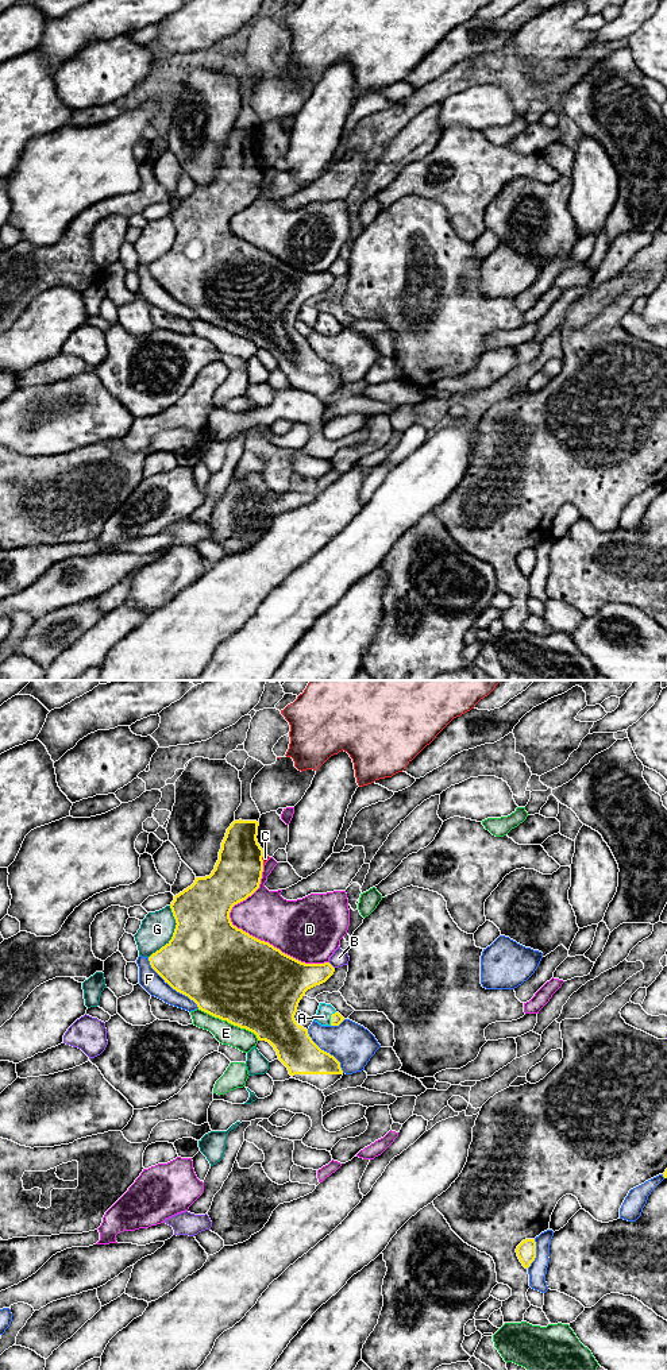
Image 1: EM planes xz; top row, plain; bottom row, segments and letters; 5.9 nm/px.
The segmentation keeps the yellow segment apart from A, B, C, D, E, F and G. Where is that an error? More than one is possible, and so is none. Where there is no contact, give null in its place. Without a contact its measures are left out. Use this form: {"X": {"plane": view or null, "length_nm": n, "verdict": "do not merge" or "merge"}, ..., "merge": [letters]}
{"A": {"plane": "xz", "length_nm": 90, "verdict": "merge"}, "B": {"plane": "xz", "length_nm": 60, "verdict": "do not merge"}, "C": {"plane": "xz", "length_nm": 80, "verdict": "do not merge"}, "D": {"plane": "xz", "length_nm": 700, "verdict": "do not merge"}, "E": {"plane": "xz", "length_nm": 420, "verdict": "do not merge"}, "F": {"plane": "xz", "length_nm": 440, "verdict": "do not merge"}, "G": {"plane": "xz", "length_nm": 340, "verdict": "do not merge"}, "merge": ["A"]}

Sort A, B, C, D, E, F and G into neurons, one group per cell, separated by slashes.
A / B / C / D / E / F / G

